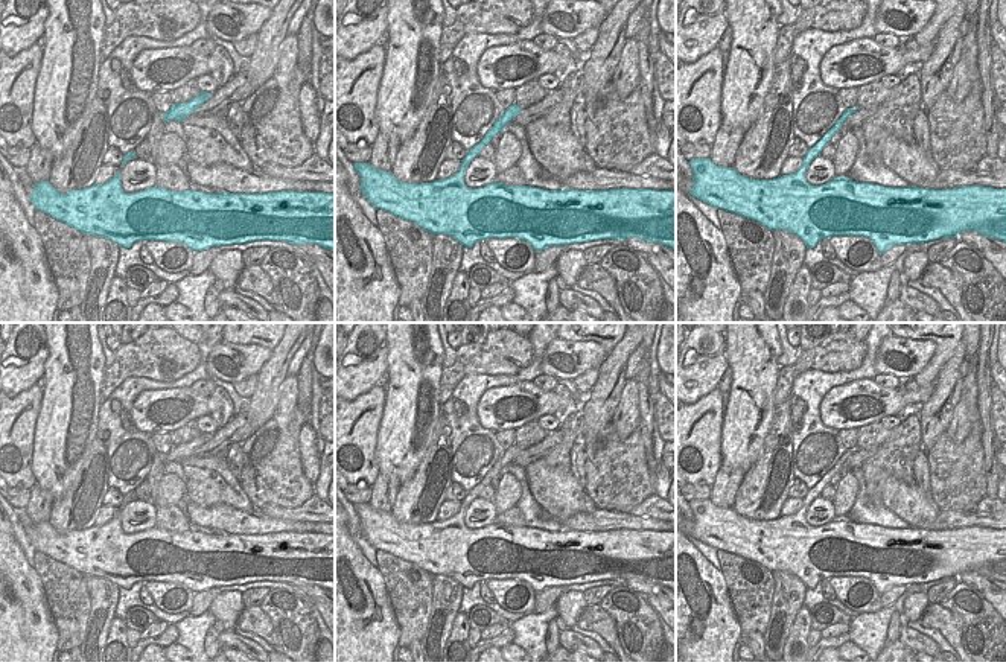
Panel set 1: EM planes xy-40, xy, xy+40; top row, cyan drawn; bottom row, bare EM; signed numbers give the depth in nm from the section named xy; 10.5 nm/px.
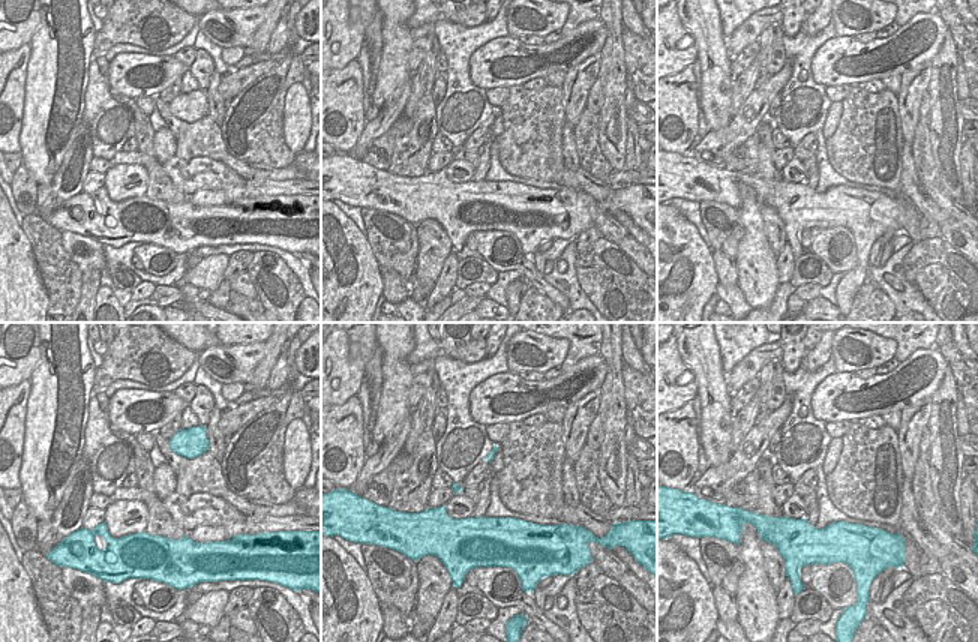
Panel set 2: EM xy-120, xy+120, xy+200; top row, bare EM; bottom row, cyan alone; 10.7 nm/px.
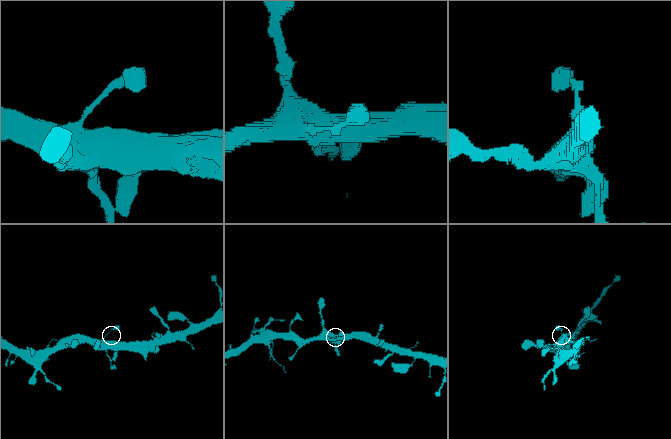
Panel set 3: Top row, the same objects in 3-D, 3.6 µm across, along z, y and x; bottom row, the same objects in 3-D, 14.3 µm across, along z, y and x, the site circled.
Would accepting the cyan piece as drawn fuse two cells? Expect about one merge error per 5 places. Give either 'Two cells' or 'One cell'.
One cell.

